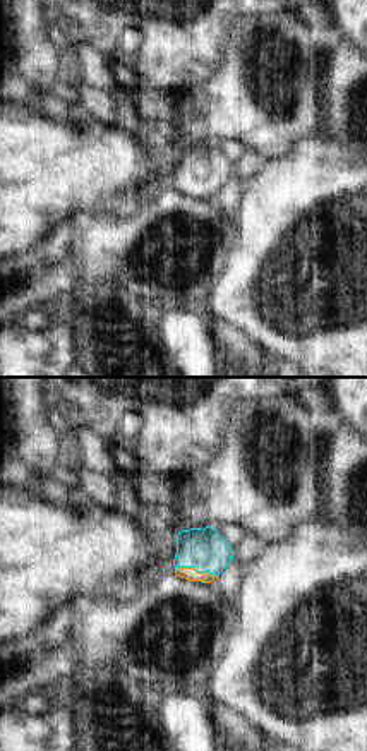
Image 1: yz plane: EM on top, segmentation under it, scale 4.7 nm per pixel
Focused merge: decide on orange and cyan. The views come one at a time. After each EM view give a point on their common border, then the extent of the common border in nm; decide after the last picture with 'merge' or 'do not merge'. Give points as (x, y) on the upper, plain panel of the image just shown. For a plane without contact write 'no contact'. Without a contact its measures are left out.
contact (194, 186); length 200 nm

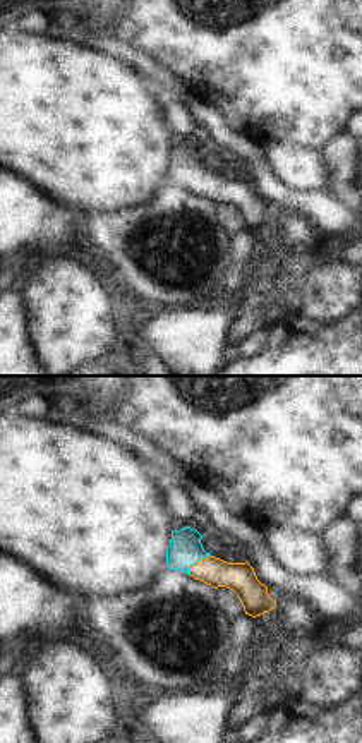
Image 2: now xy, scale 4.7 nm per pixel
contact (198, 177); length 140 nm

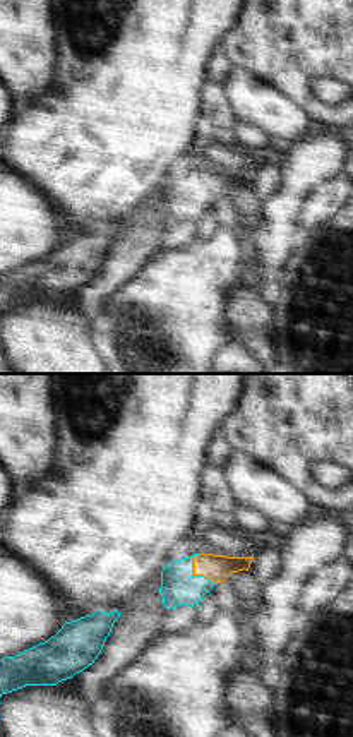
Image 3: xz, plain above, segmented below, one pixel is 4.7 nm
contact (197, 191); length 170 nm

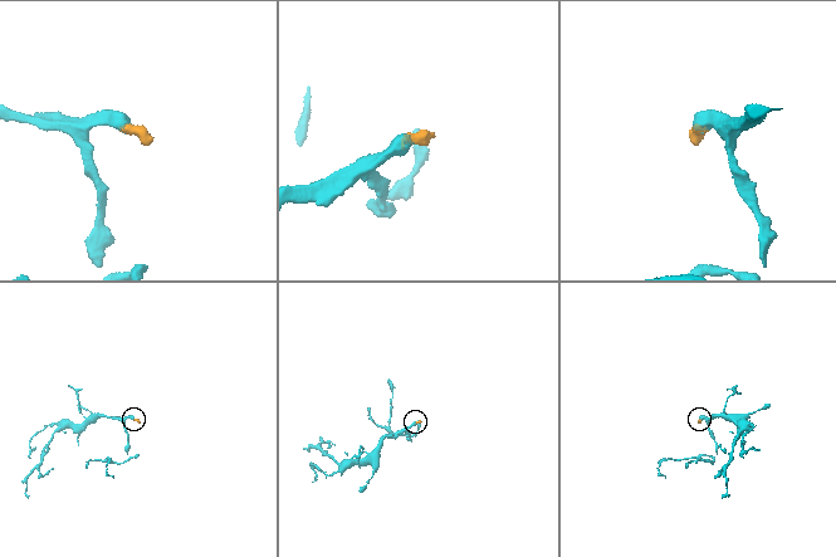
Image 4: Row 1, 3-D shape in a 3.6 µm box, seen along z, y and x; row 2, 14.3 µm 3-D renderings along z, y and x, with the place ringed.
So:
merge

